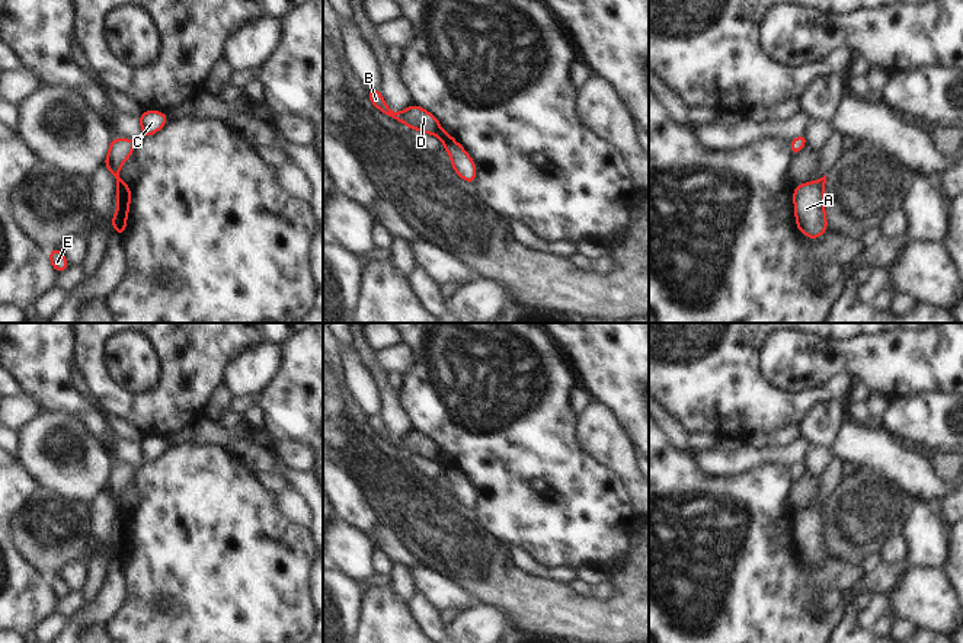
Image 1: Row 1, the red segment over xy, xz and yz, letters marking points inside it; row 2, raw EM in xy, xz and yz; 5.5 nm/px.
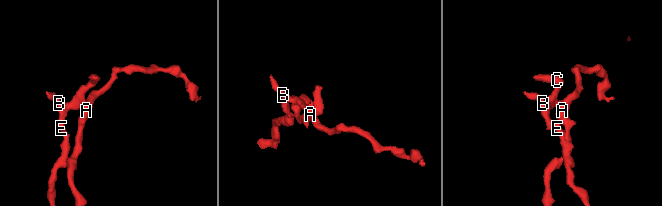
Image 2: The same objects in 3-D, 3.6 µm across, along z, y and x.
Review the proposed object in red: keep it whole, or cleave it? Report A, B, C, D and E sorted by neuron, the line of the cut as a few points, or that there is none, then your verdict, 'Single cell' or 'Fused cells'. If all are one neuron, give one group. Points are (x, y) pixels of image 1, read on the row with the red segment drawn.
Groups: A / B C D E. Split along xy (130, 189), (125, 198), (117, 201). Fused cells

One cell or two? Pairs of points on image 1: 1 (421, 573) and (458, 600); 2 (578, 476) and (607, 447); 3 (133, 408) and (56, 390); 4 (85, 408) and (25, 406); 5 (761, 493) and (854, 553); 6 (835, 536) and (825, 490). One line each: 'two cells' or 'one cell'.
1: one cell
2: two cells
3: two cells
4: two cells
5: two cells
6: two cells

